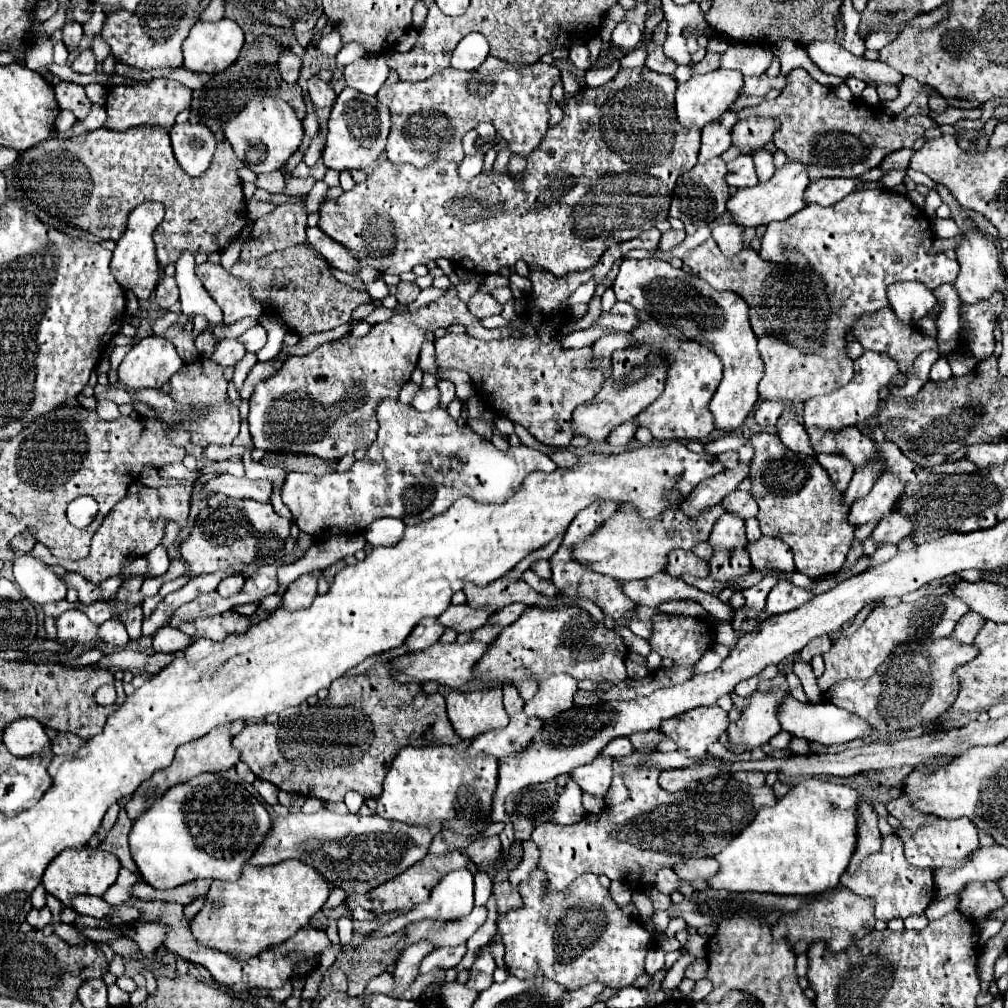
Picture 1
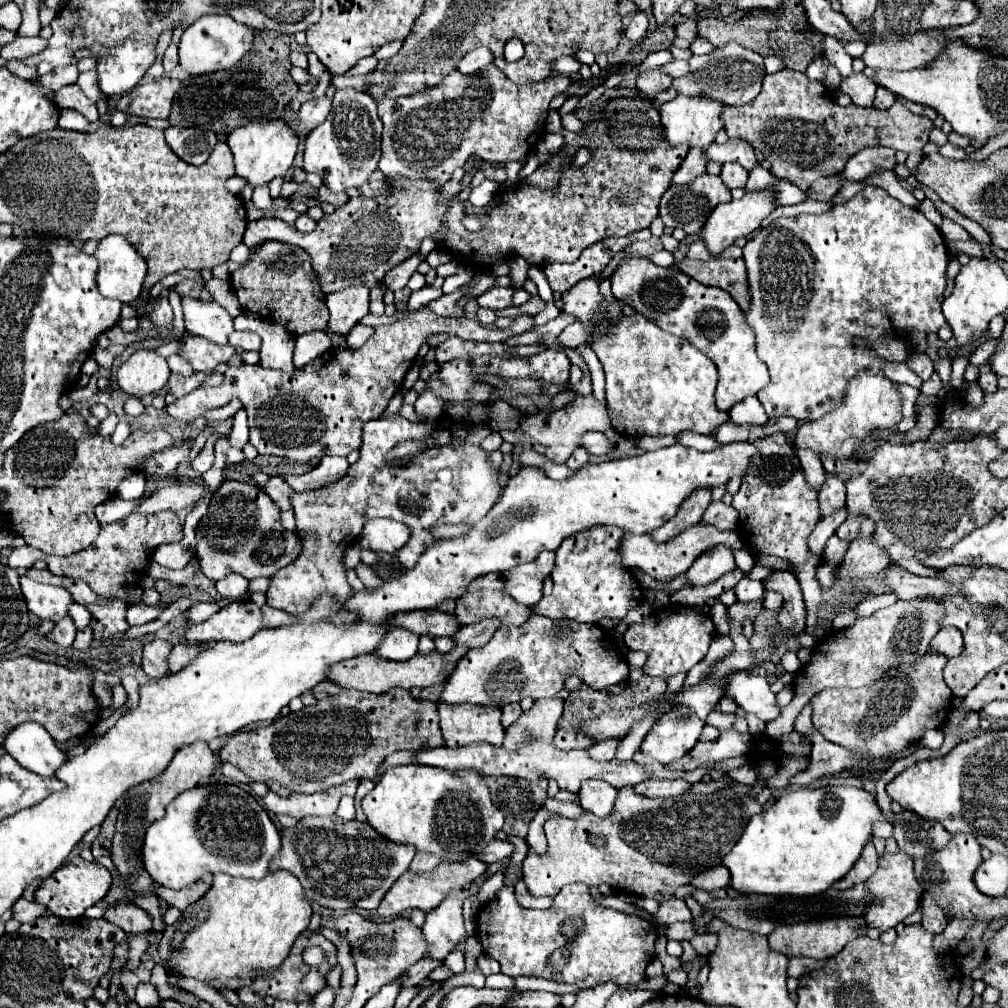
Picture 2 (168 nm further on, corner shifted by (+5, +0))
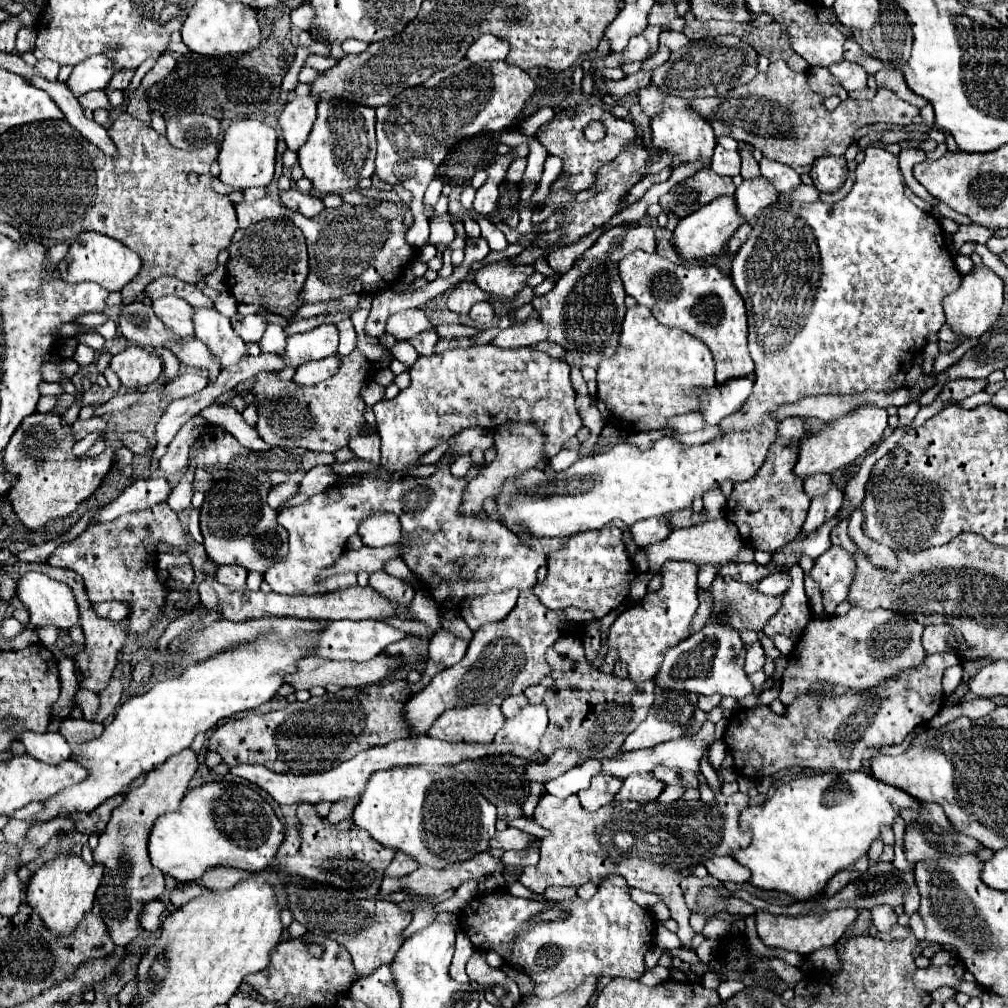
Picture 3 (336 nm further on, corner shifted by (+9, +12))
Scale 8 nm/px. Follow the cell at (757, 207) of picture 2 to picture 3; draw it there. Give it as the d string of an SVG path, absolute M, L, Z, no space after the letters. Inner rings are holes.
M722 195L714 199L712 203L700 207L686 219L682 219L674 231L674 247L686 257L686 259L706 259L710 255L718 255L718 251L724 249L730 235L744 223L744 217L738 213L734 195Z

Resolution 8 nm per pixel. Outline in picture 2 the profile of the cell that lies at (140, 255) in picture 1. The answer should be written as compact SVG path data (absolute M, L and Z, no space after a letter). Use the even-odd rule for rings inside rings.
M108 235L98 241L98 247L94 251L94 257L98 259L98 291L108 299L118 299L122 303L132 303L142 289L144 277L146 277L146 261L138 255L130 243L120 235Z

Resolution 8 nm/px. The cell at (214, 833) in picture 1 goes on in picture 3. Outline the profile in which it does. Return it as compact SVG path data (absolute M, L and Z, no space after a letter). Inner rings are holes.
M212 781L190 789L178 811L164 813L156 819L148 853L154 867L180 883L194 881L216 865L238 867L246 871L262 871L274 859L284 839L284 825L272 807L250 787L228 781Z

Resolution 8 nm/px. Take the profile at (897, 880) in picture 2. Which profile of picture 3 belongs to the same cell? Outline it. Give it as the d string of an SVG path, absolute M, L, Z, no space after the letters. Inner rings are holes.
M876 905L874 909L870 909L870 915L872 915L872 923L882 933L888 933L896 923L896 913L894 913L894 907L890 905Z

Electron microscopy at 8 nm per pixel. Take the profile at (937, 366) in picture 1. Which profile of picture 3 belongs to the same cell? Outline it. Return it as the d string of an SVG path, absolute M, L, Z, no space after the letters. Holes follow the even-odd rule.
M976 265L968 275L962 275L960 287L942 299L946 323L952 327L952 331L964 337L980 337L990 327L990 323L998 319L1002 303L1004 303L1004 281L986 265Z

